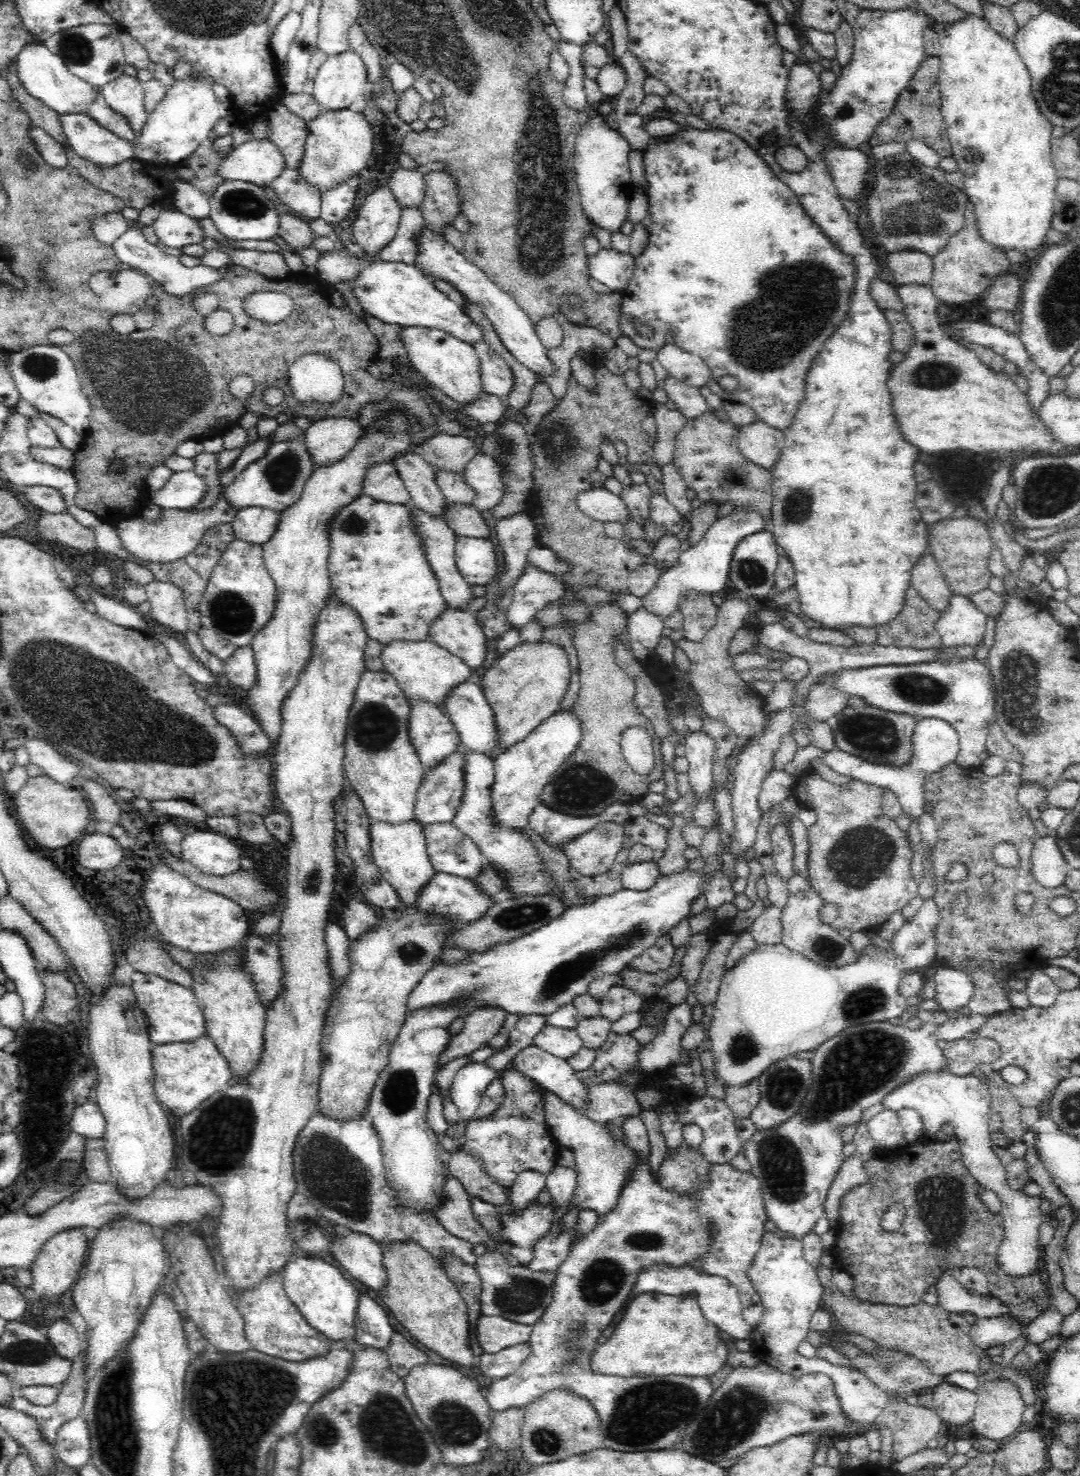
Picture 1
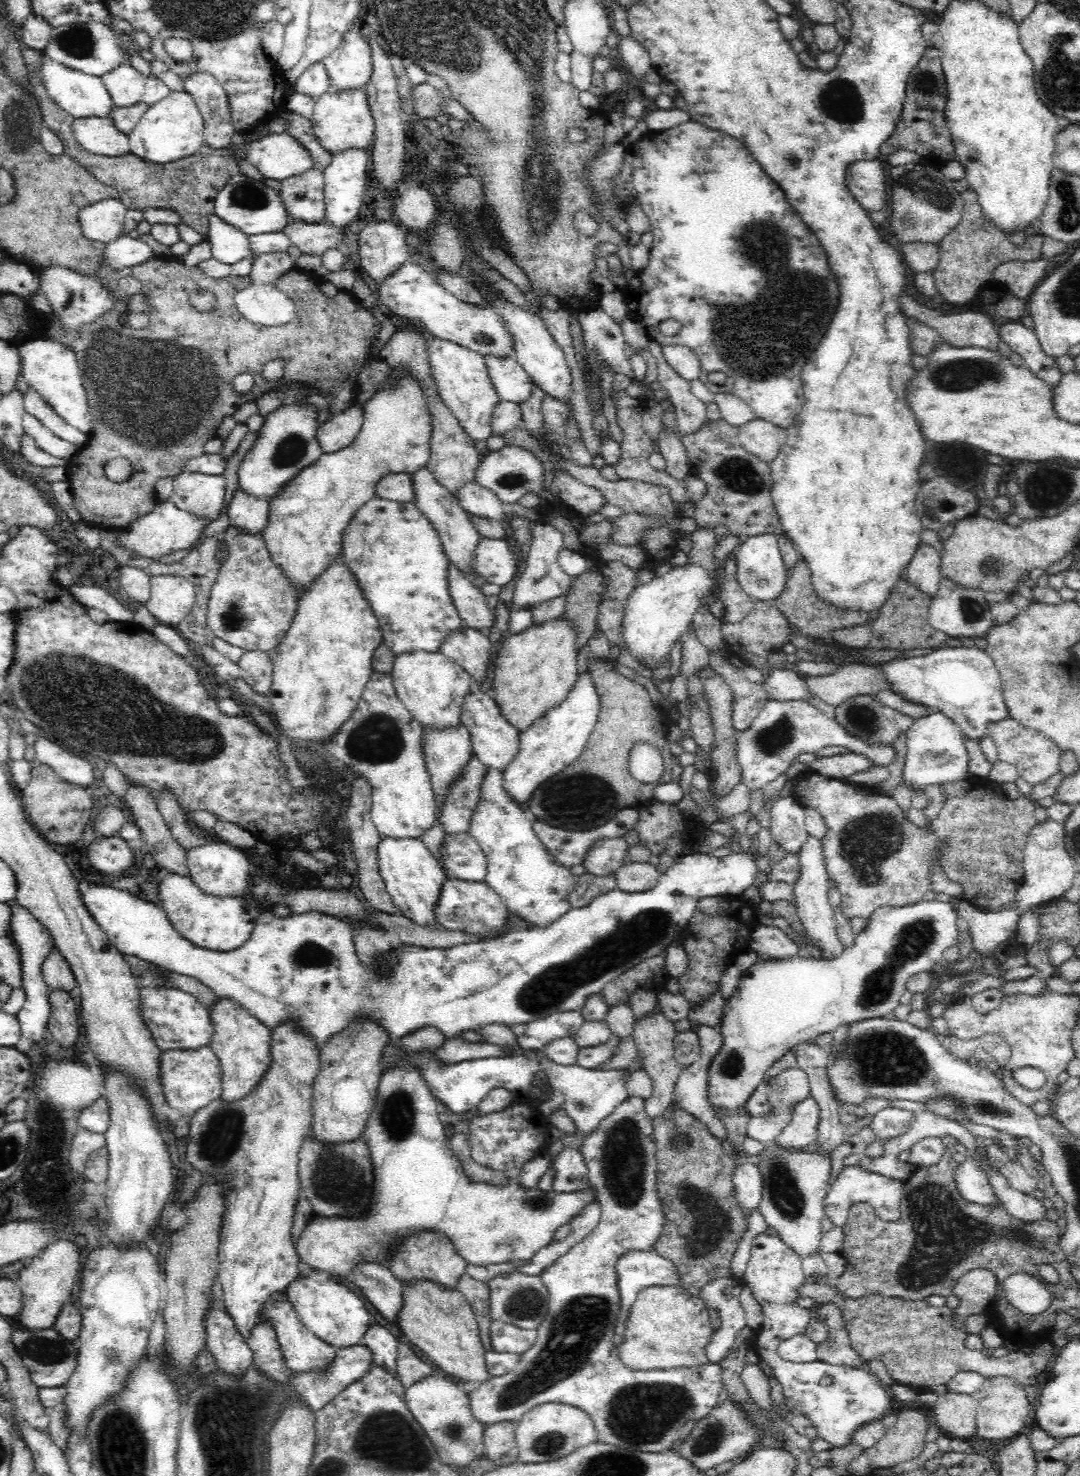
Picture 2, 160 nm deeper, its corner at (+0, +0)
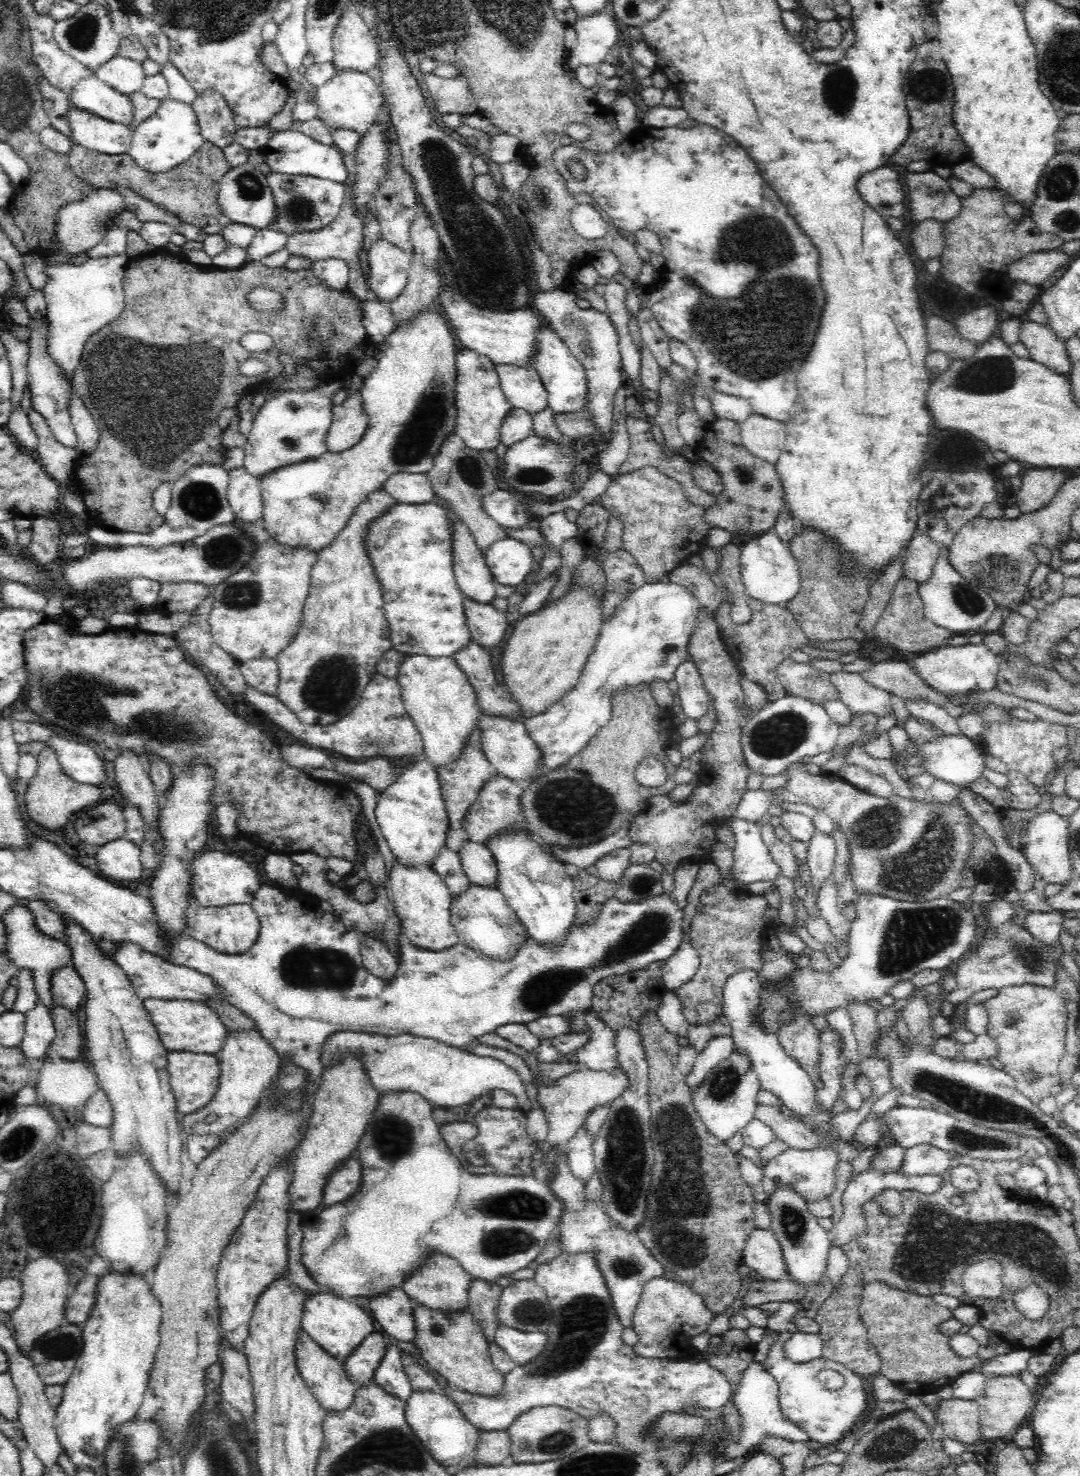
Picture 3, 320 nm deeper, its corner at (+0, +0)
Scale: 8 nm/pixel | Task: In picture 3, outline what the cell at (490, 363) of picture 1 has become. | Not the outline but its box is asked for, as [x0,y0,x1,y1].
[495,364,548,414]

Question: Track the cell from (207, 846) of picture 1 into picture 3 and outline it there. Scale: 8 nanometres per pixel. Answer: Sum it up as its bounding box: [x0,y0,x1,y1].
[189,849,261,906]

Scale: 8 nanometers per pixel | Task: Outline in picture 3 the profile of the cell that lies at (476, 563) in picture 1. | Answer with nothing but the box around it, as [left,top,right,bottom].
[483,537,534,586]

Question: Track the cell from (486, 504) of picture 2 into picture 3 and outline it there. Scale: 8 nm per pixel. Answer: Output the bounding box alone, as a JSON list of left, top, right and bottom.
[480,488,535,527]

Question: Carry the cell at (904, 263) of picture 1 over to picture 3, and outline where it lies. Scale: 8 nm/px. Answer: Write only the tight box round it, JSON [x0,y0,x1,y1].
[910,220,945,262]

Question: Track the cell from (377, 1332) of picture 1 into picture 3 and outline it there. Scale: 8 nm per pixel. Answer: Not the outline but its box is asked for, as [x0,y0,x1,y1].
[373,1336,413,1401]

